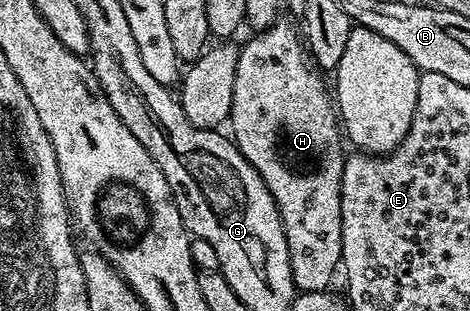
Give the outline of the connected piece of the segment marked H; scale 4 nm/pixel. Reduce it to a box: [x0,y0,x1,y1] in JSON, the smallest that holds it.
[228,18,348,293]

